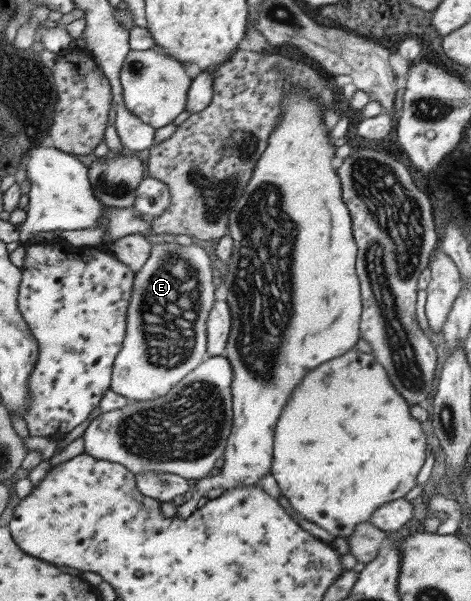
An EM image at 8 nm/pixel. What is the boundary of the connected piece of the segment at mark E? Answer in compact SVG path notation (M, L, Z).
M160 242L158 244L152 244L151 243L151 249L149 252L149 257L139 270L137 274L134 274L134 279L132 280L132 294L130 296L130 300L127 306L126 311L126 318L125 318L125 333L124 338L122 341L121 349L117 352L117 355L114 357L113 363L112 363L112 372L110 373L110 387L109 389L116 393L117 395L121 395L121 397L124 397L126 400L133 400L133 401L147 401L148 399L157 399L158 397L161 397L162 395L165 395L178 381L181 381L185 375L187 375L192 369L195 369L202 361L201 357L203 357L203 353L206 352L206 329L205 329L205 319L207 319L207 313L209 313L209 309L211 309L211 305L213 305L213 279L212 277L216 277L217 281L217 275L215 273L214 269L211 269L211 266L209 266L209 258L207 258L207 252L201 248L201 246L195 246L195 244L191 244L189 246L181 246L177 244L176 242L172 243L166 243L166 242Z

